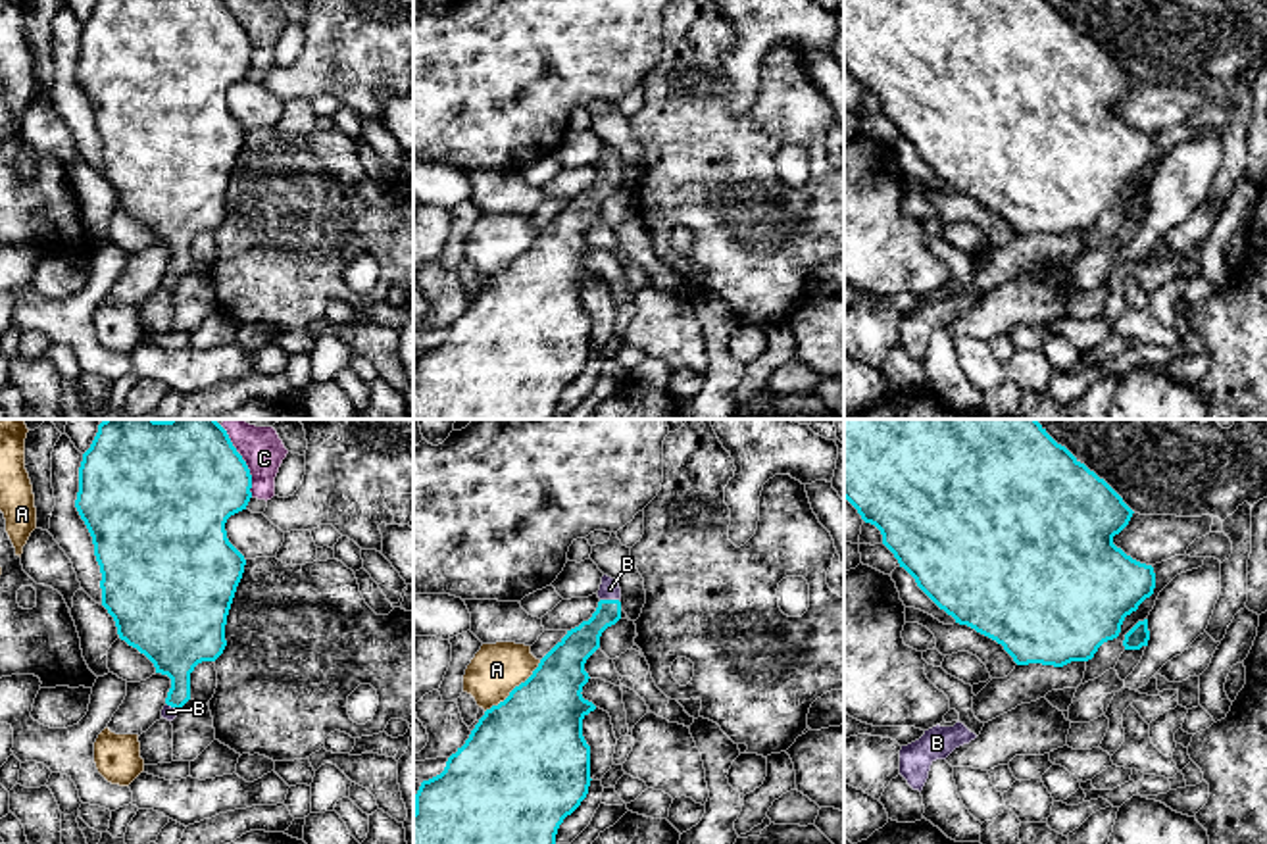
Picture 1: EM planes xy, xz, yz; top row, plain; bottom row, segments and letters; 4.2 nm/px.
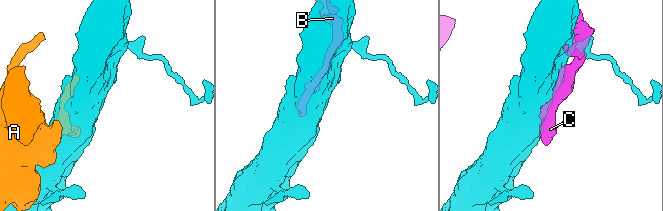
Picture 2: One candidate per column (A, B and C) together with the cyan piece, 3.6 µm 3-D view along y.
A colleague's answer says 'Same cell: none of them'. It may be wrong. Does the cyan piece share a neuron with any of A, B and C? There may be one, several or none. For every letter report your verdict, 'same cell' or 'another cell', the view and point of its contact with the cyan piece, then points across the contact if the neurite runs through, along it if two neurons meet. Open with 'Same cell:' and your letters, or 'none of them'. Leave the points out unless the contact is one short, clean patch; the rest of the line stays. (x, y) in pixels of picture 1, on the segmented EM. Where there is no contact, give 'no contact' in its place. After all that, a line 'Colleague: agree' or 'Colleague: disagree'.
Same cell: B
A: another cell; meets cyan in xz at (514, 689)
B: same cell; meets cyan in xz at (610, 600); runs through xz (579, 643), (608, 612), (610, 600), (610, 589)
C: another cell; meets cyan in xy at (245, 462)
Colleague: disagree

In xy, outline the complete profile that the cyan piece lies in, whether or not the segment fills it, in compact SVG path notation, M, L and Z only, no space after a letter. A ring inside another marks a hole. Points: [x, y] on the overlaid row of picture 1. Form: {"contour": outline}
{"contour": "M104 419L83 454L75 508L92 536L102 573L102 606L113 617L119 638L144 654L156 673L171 679L161 709L167 721L190 700L194 667L215 661L227 646L227 615L246 559L229 542L225 523L246 509L250 488L250 469L215 419Z"}

